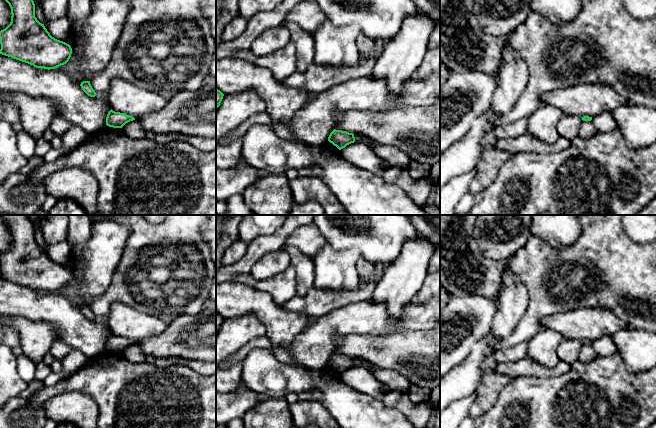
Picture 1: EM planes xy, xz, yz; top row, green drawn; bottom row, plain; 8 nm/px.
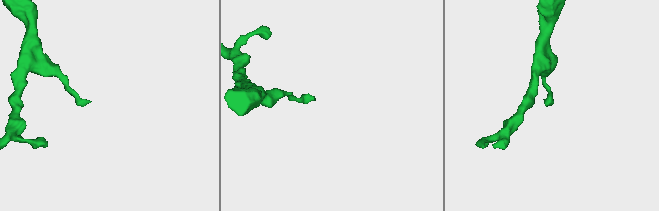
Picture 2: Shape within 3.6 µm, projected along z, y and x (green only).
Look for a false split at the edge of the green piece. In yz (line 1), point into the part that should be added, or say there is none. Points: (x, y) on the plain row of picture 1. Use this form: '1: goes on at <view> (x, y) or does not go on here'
1: does not go on here

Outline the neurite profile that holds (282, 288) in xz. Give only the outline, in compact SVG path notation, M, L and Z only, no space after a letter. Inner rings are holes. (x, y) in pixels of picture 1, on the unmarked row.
M292 266L283 272L264 281L259 281L251 276L251 274L237 275L231 282L242 283L250 286L255 290L268 293L272 296L274 303L283 305L292 298L297 296L296 290L296 272Z

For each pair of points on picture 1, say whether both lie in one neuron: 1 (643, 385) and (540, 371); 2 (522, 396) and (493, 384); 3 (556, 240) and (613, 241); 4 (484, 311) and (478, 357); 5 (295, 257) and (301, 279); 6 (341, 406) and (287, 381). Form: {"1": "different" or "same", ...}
{"1": "different", "2": "different", "3": "different", "4": "different", "5": "same", "6": "same"}

